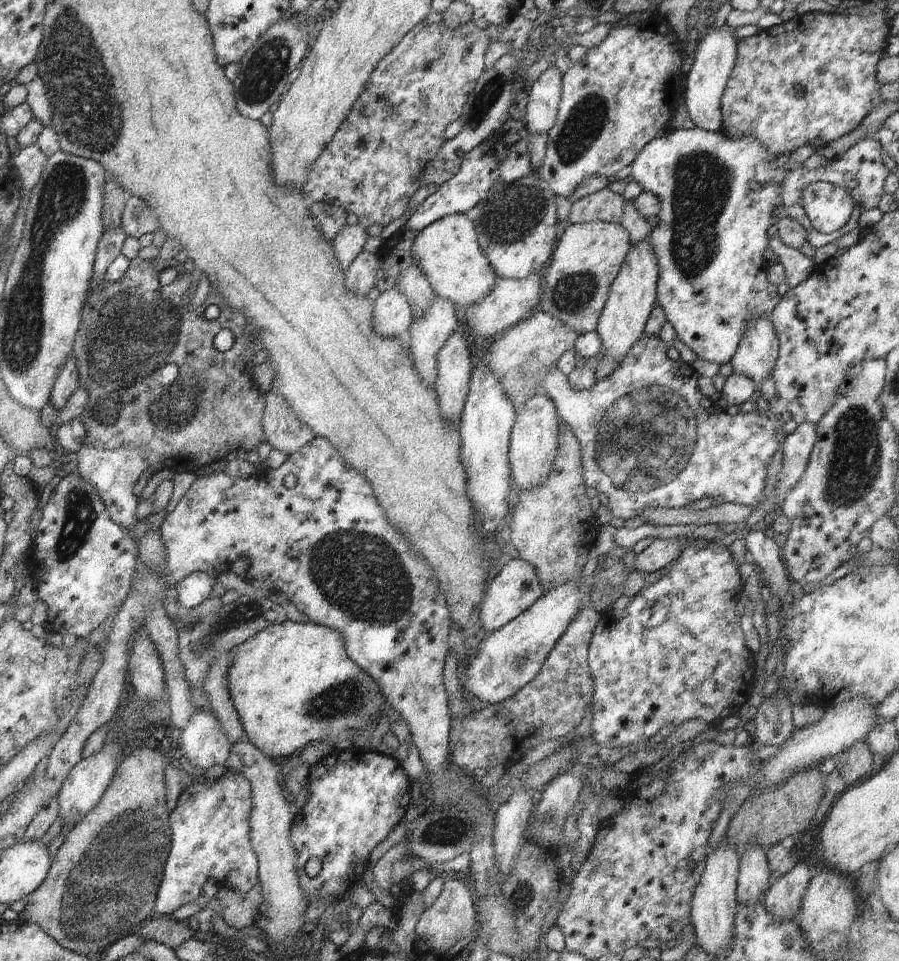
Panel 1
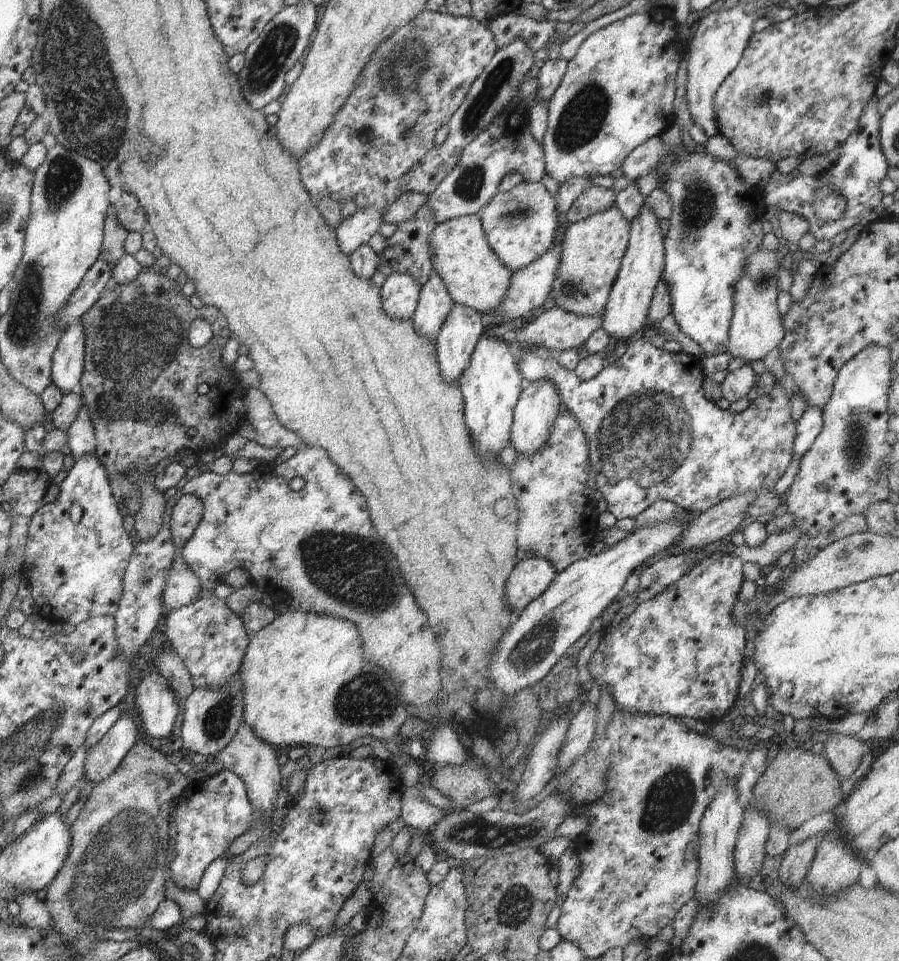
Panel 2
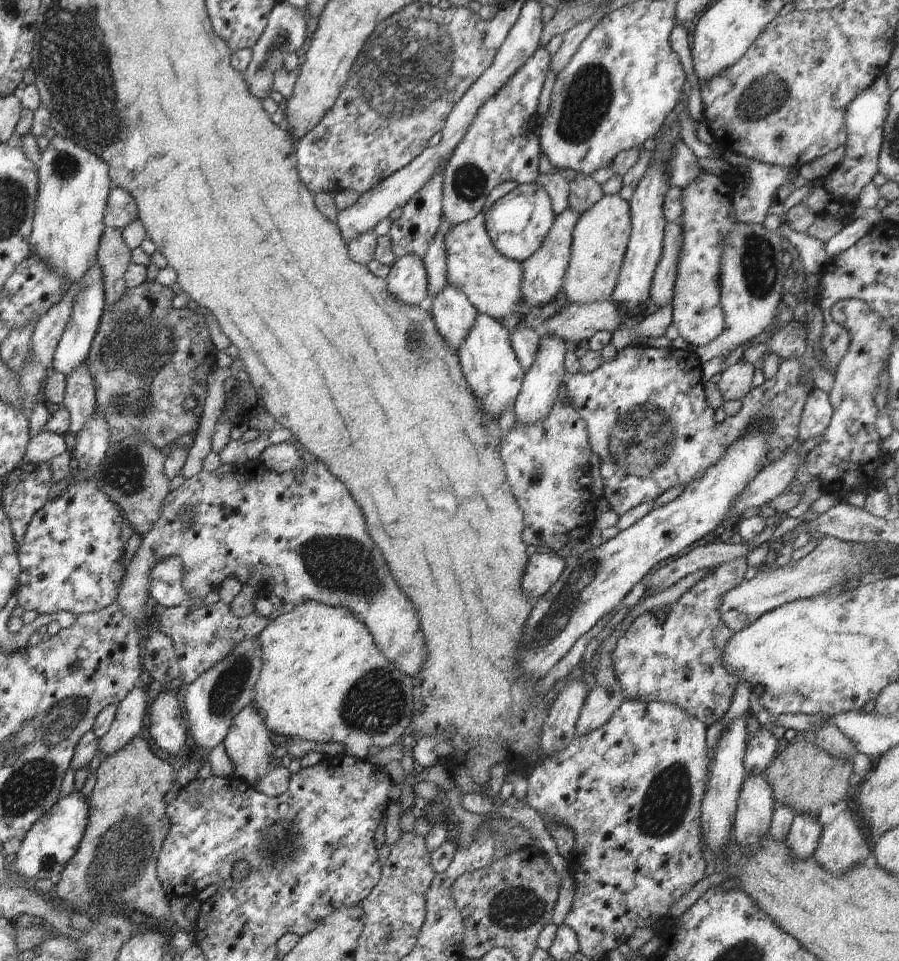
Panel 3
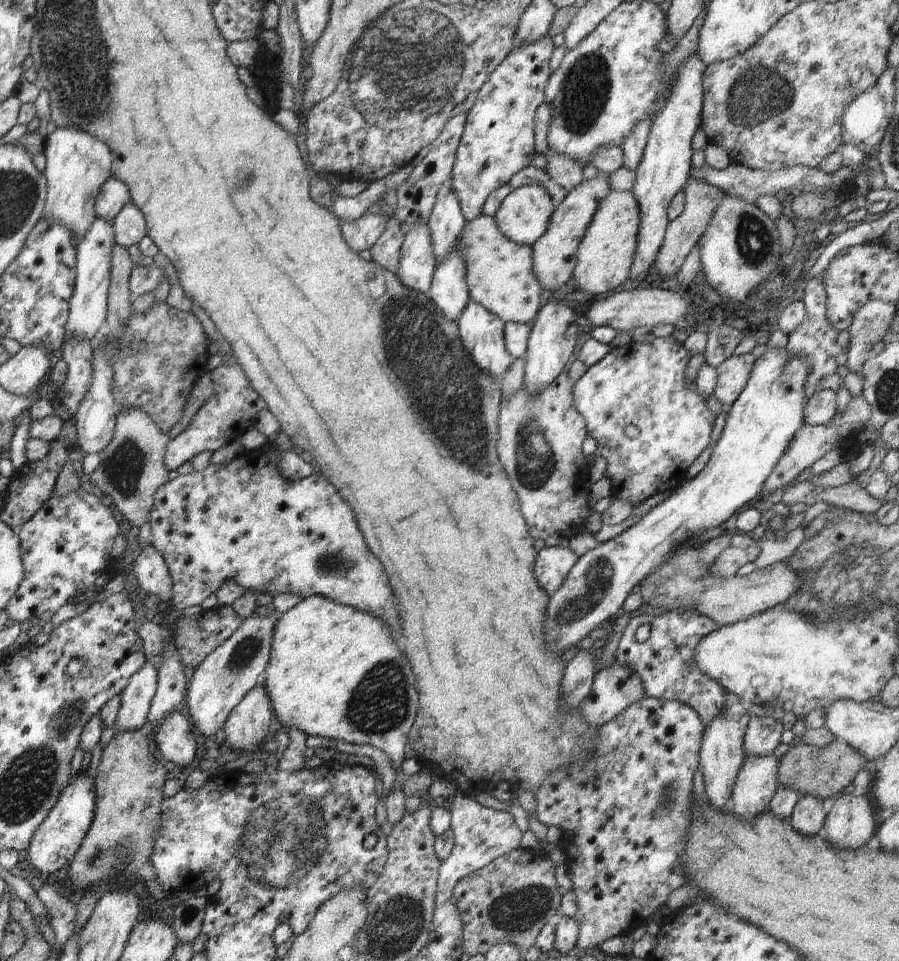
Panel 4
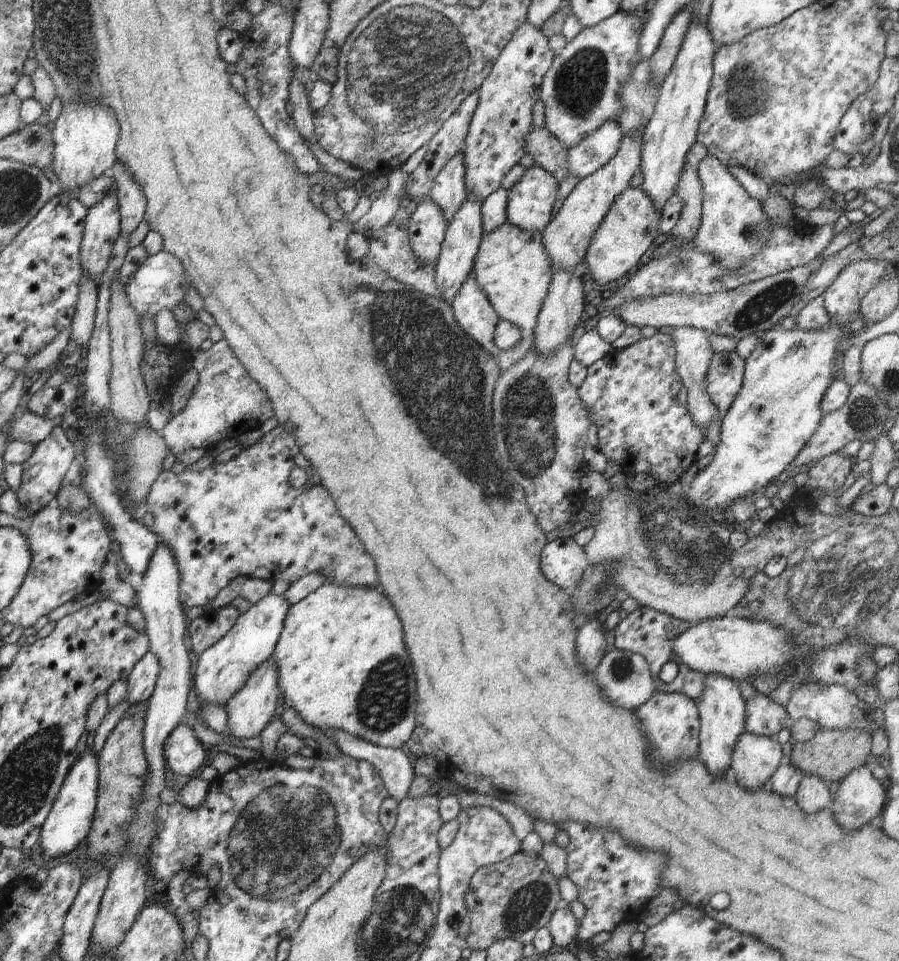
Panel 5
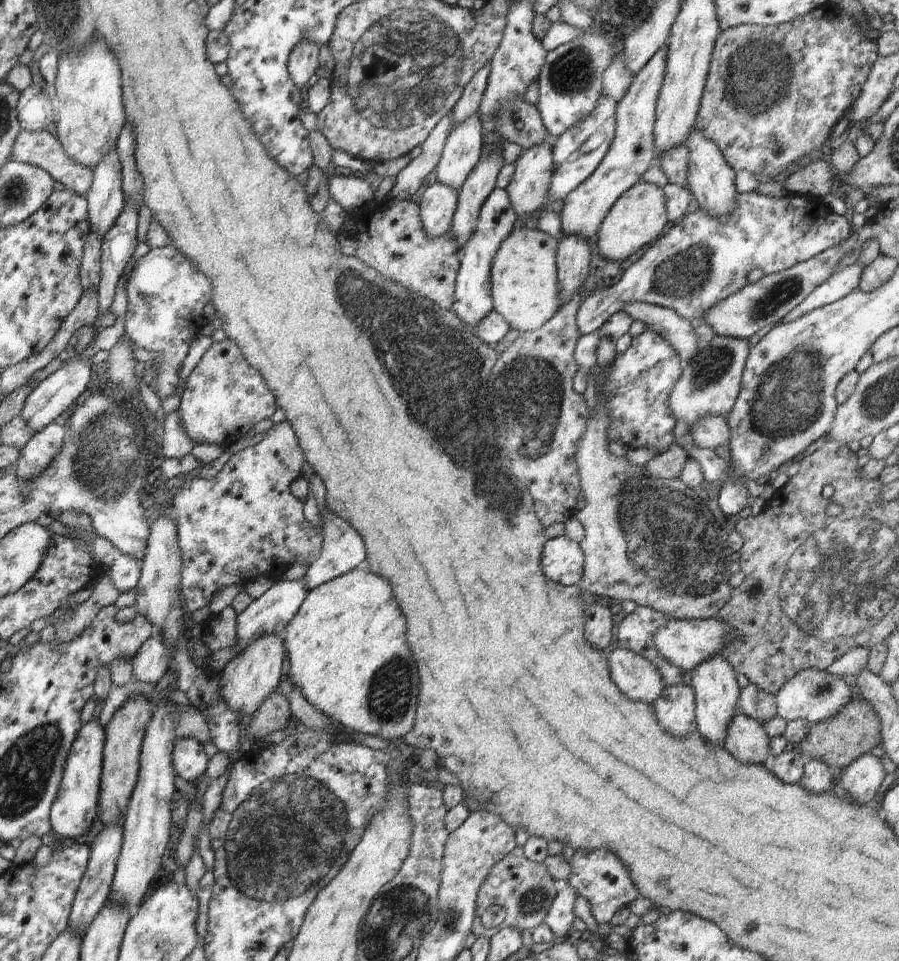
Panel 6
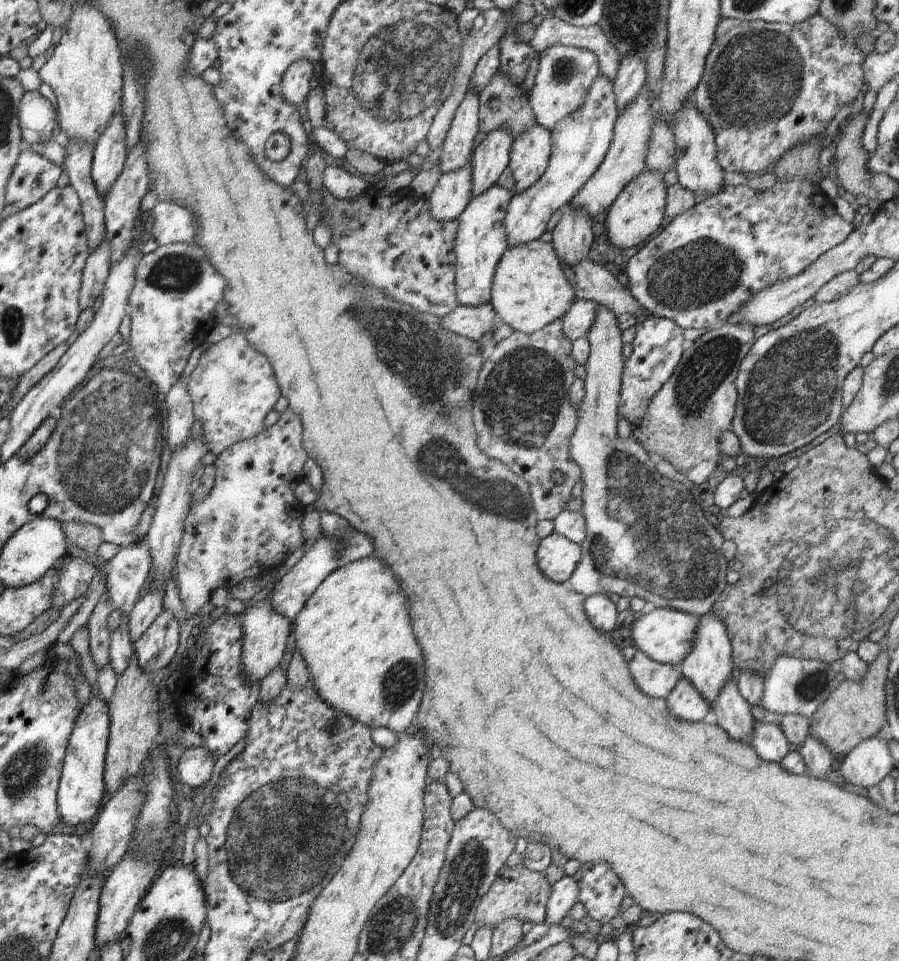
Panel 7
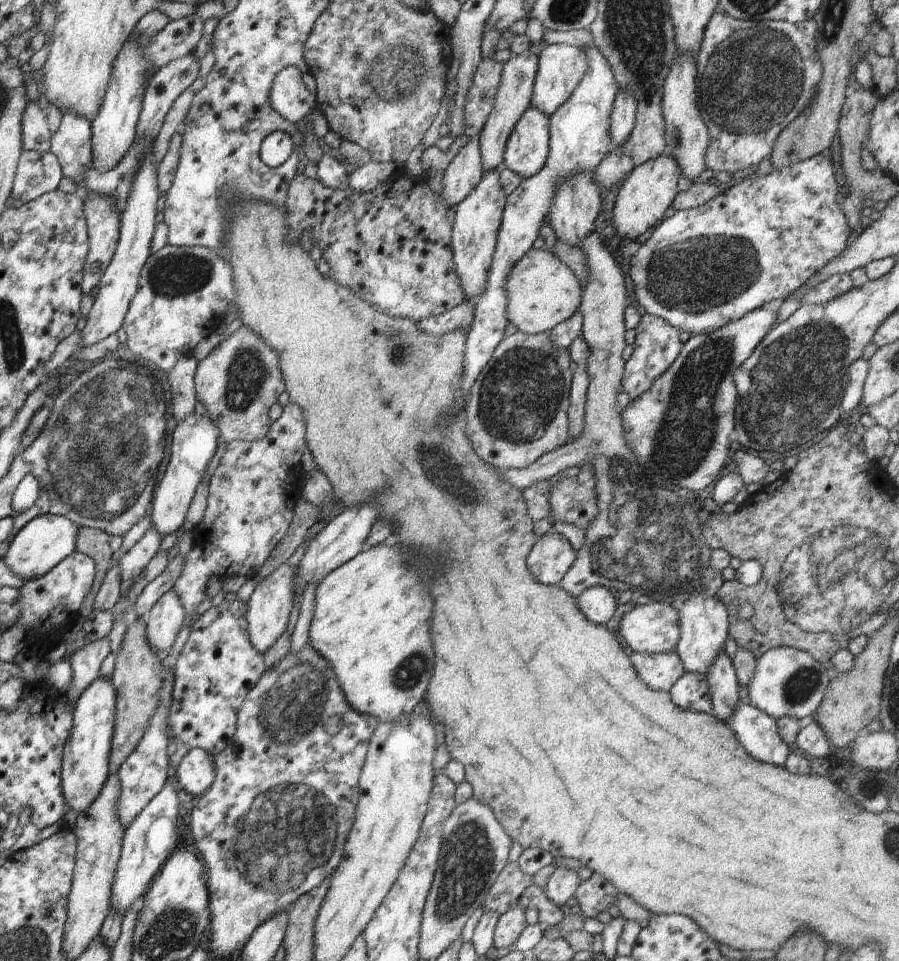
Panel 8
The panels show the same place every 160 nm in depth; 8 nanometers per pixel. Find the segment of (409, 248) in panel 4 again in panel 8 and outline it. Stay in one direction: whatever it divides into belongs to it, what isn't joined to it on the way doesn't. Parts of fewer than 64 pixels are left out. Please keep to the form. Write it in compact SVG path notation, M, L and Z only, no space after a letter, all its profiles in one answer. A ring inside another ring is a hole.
M479 136L471 137L446 167L440 198L447 207L458 206L482 180L484 170Z

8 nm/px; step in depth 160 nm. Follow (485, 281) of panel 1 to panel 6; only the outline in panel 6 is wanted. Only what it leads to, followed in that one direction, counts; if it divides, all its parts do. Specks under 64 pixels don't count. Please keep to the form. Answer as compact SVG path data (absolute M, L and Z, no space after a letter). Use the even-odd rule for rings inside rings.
M516 225L500 243L490 265L493 307L516 330L535 331L560 308L555 261L558 237Z

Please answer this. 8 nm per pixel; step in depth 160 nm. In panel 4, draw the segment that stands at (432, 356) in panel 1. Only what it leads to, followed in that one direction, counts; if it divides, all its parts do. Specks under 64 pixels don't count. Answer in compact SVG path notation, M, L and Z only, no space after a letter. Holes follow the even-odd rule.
M450 183L442 185L427 222L437 266L441 264L446 255L456 250L456 242L466 223L458 197Z

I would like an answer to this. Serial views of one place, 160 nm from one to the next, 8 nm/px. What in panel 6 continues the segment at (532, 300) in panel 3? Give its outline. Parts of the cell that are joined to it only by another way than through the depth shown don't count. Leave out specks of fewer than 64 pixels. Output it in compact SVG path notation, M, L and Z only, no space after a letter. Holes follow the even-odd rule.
M666 44L654 53L654 56L635 74L624 98L619 100L615 112L616 128L612 144L597 169L564 198L564 206L559 215L560 226L557 226L559 236L578 235L584 239L596 236L614 203L640 182L642 175L654 165L655 110L666 74L667 50Z

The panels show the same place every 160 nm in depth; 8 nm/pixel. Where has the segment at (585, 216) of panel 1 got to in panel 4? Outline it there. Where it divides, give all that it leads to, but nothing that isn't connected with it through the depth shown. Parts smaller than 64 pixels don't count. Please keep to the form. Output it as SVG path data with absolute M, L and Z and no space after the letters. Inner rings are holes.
M549 148L544 155L548 160L548 166L544 170L557 182L567 193L573 191L584 182L582 175L583 166L572 160L569 156L559 155Z

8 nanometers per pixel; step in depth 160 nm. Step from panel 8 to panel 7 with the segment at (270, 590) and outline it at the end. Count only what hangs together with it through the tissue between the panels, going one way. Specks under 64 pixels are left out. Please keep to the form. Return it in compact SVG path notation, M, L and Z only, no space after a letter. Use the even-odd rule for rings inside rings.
M270 592L262 601L246 610L241 620L243 632L241 666L243 674L240 675L244 675L250 683L260 684L269 672L279 666L284 652L289 648L289 641L292 637L292 623L271 605L271 596Z

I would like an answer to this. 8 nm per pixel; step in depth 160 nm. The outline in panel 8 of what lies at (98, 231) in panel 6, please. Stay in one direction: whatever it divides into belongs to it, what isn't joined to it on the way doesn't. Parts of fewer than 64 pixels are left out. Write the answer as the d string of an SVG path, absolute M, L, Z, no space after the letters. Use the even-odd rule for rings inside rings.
M196 14L171 20L155 37L151 38L149 43L144 43L142 36L136 32L130 34L114 61L100 112L91 122L91 166L97 172L105 174L116 168L120 159L135 141L135 130L148 78L169 62L194 53L198 40L203 35L203 24L204 21Z

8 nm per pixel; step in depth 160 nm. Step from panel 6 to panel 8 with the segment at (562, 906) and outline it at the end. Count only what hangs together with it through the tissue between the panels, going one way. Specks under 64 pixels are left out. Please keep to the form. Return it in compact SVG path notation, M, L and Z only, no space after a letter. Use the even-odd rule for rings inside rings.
M556 867L548 879L544 891L548 900L551 900L559 908L574 898L580 883L581 880L576 870Z

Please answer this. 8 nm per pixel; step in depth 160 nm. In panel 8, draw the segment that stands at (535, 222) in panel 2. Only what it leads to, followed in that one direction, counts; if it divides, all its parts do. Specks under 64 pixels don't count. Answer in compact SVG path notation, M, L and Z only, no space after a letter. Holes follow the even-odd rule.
M528 107L505 146L503 167L523 179L538 174L549 155L549 116L535 107Z

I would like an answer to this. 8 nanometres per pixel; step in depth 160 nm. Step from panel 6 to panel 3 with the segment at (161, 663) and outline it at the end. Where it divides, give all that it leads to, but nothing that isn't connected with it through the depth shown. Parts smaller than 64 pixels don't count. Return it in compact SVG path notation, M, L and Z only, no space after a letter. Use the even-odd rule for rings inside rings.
M134 687L126 698L117 704L115 721L107 733L98 739L98 748L106 757L122 750L142 730L148 704L143 688L146 687Z

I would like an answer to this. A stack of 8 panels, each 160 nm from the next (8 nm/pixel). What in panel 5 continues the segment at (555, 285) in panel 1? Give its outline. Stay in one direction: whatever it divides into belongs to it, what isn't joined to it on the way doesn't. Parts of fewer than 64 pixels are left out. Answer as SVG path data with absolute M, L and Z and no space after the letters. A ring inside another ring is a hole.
M629 186L623 190L614 199L609 212L591 238L581 266L582 272L590 274L591 279L601 285L632 274L640 266L644 252L652 246L652 242L659 240L660 219L660 211L656 210L652 199L640 187Z

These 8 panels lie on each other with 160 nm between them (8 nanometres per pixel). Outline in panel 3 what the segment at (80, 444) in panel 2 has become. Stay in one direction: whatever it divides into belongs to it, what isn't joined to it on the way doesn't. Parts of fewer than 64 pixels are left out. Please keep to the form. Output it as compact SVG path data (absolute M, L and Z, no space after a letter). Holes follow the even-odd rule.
M84 363L67 378L62 403L69 412L68 433L75 437L87 424L88 419L97 412L95 384L89 368Z

